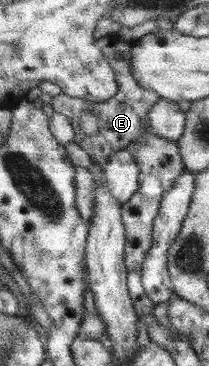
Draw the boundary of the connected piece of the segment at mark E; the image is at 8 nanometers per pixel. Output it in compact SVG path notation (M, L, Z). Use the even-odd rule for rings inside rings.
M113 33L99 38L97 44L116 71L118 94L109 101L97 103L82 101L62 91L52 98L51 105L54 112L66 115L72 121L75 128L74 142L85 150L93 161L104 165L110 160L111 155L121 150L131 149L143 137L146 132L146 117L160 97L158 93L141 87L133 78L130 62L133 42L123 41L117 33ZM85 111L90 111L99 117L99 131L95 135L90 136L82 129L82 117Z

